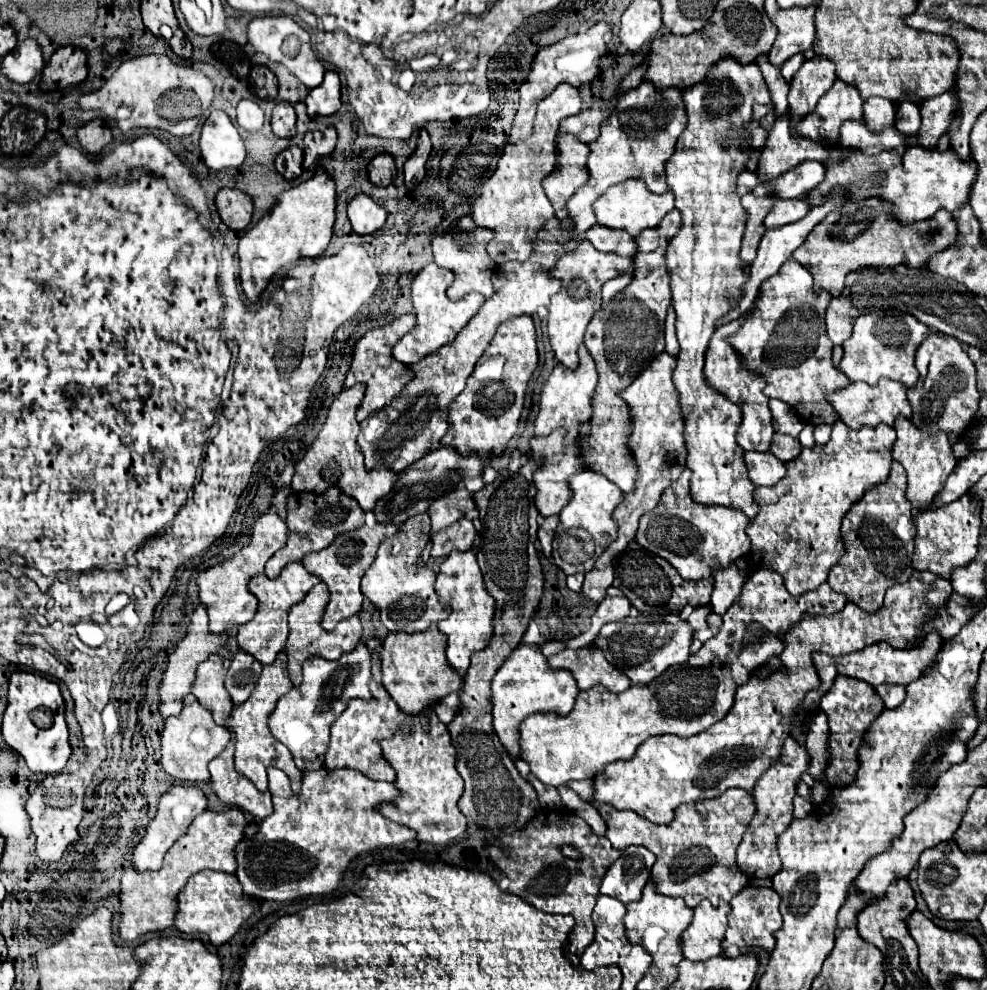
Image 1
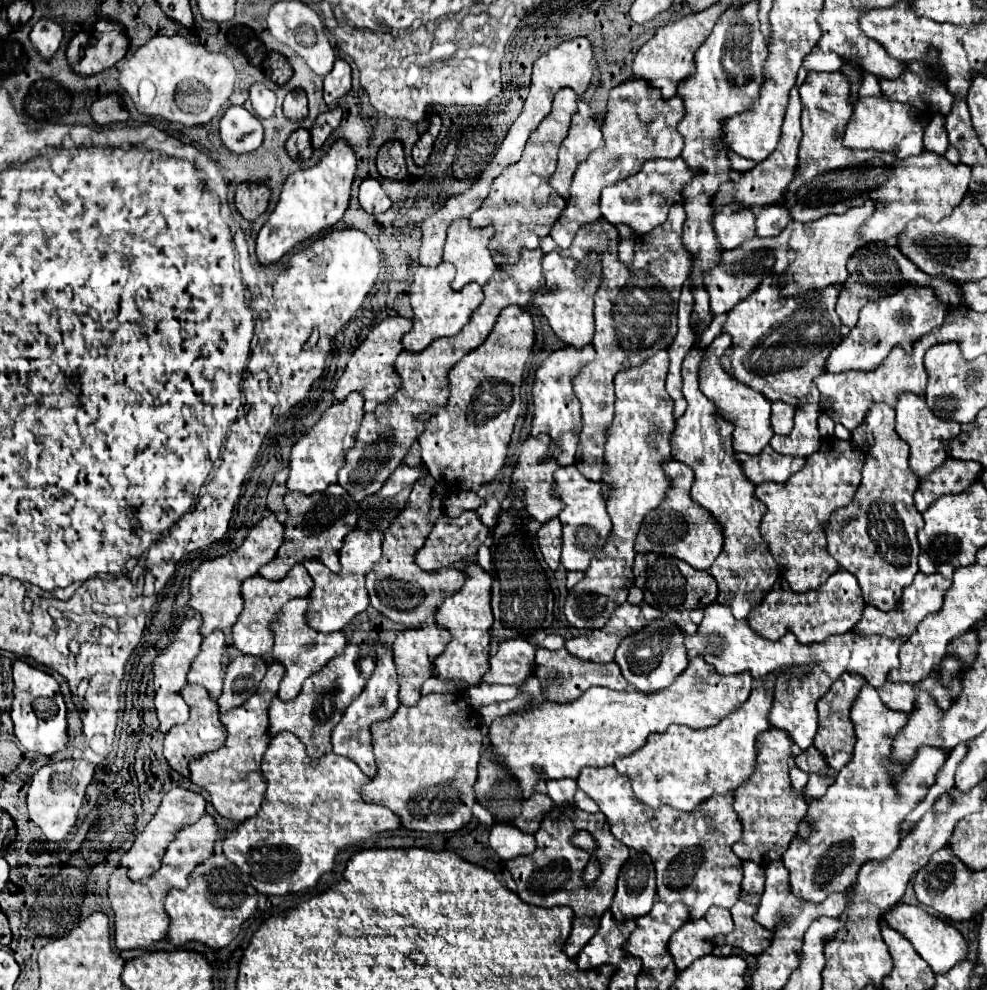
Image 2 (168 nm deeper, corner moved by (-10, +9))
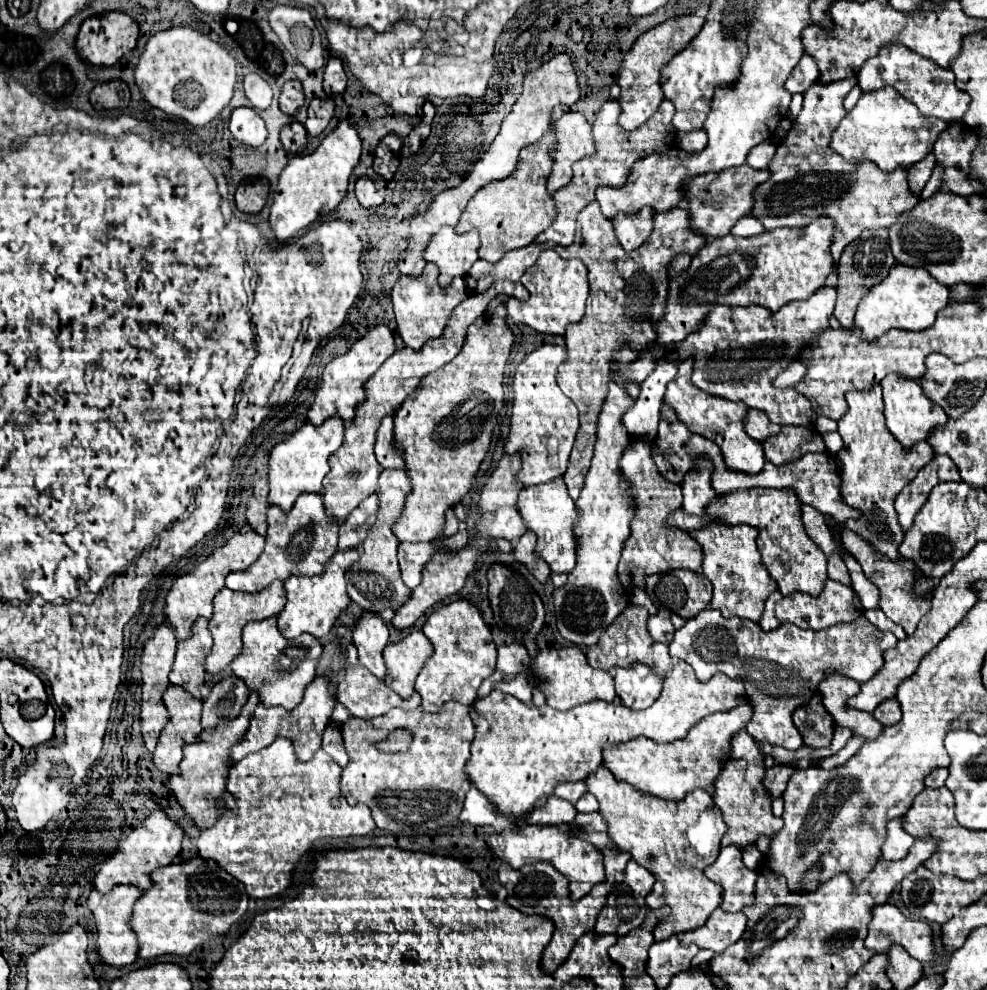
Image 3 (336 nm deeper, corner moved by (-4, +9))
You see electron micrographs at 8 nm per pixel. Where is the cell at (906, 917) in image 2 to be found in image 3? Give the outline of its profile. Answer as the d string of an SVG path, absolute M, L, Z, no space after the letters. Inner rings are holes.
M880 904L872 908L872 922L864 942L870 950L886 954L890 946L902 946L918 962L930 962L932 952L932 932L926 922L908 920L896 906Z

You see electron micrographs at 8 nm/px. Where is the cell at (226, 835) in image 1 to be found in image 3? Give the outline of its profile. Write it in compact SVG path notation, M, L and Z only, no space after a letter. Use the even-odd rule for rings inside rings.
M116 886L116 890L110 890L108 894L100 894L98 890L92 890L86 906L94 916L96 922L96 930L98 930L98 954L100 954L100 962L108 964L108 966L130 966L136 960L136 936L132 934L132 930L128 930L128 918L132 912L132 906L136 902L136 898L140 898L140 890L130 890L128 886Z

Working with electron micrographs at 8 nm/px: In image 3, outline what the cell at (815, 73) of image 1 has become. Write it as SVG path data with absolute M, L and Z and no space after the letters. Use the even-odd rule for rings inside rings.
M844 78L844 82L832 82L828 86L814 84L804 92L804 108L796 118L796 126L788 130L784 142L780 144L772 162L768 164L770 178L768 182L760 184L754 190L754 206L752 206L752 214L762 222L766 230L774 230L780 226L802 228L802 226L808 226L818 216L830 216L834 220L834 238L830 246L834 264L838 264L842 250L852 240L856 240L856 236L860 236L862 230L892 226L892 222L896 222L900 214L912 210L912 206L916 206L920 200L908 188L906 170L894 170L892 174L888 174L888 172L882 172L874 162L848 162L844 158L838 158L838 154L832 154L832 148L828 146L830 134L836 130L838 122L846 114L842 100L854 88L854 84L856 84L856 78Z

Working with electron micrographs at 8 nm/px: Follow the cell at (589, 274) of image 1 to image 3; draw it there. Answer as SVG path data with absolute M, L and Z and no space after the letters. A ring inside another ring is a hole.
M544 250L544 254L538 258L538 262L522 276L520 280L528 292L528 300L516 300L510 298L506 302L508 308L508 324L526 324L538 332L562 336L566 332L568 324L578 322L584 316L586 298L588 298L588 274L586 266L580 260L564 260L554 250Z

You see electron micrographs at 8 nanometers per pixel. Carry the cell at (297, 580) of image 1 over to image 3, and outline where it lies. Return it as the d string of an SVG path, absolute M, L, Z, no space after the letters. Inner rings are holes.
M276 580L270 586L266 586L264 590L256 592L256 594L244 594L244 592L232 592L228 588L220 590L214 598L214 614L210 618L210 632L214 638L212 650L206 656L206 672L216 676L218 672L222 672L232 658L236 658L236 654L240 654L240 634L242 628L250 622L250 620L264 620L270 616L276 616L280 610L284 608L284 590L282 590L282 582Z

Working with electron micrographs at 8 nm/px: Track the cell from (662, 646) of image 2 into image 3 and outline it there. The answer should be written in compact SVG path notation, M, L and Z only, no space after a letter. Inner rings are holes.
M632 666L632 670L614 670L616 696L630 710L644 710L660 696L664 678L652 678L648 666Z

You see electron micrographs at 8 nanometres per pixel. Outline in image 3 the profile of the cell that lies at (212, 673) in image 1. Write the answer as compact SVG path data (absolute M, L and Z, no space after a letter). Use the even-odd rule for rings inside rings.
M198 618L192 626L192 636L178 644L176 660L170 670L170 682L182 686L186 692L198 698L198 688L204 684L204 658L212 646L208 634L208 620Z

